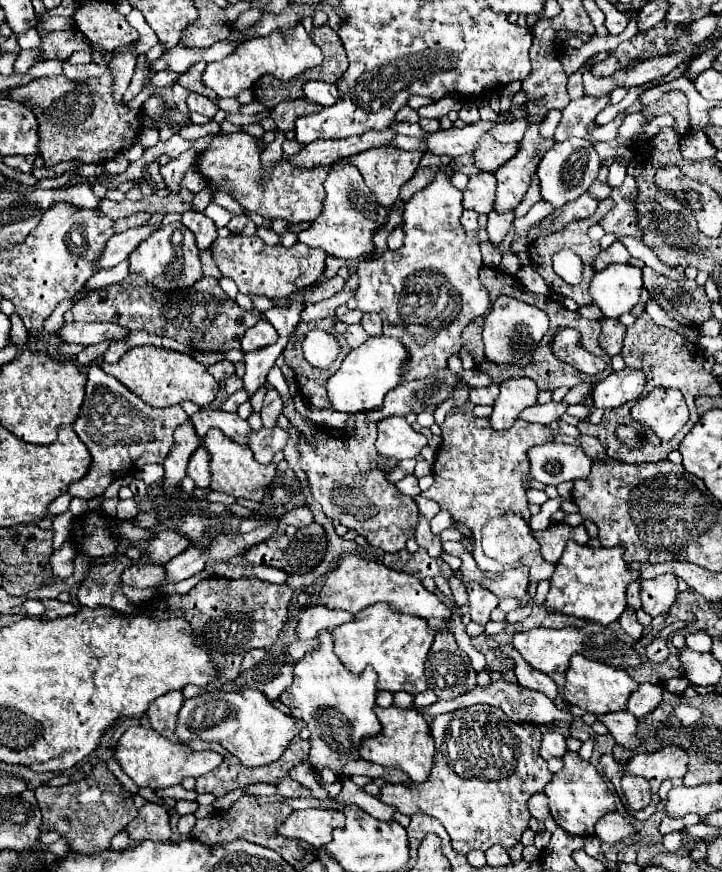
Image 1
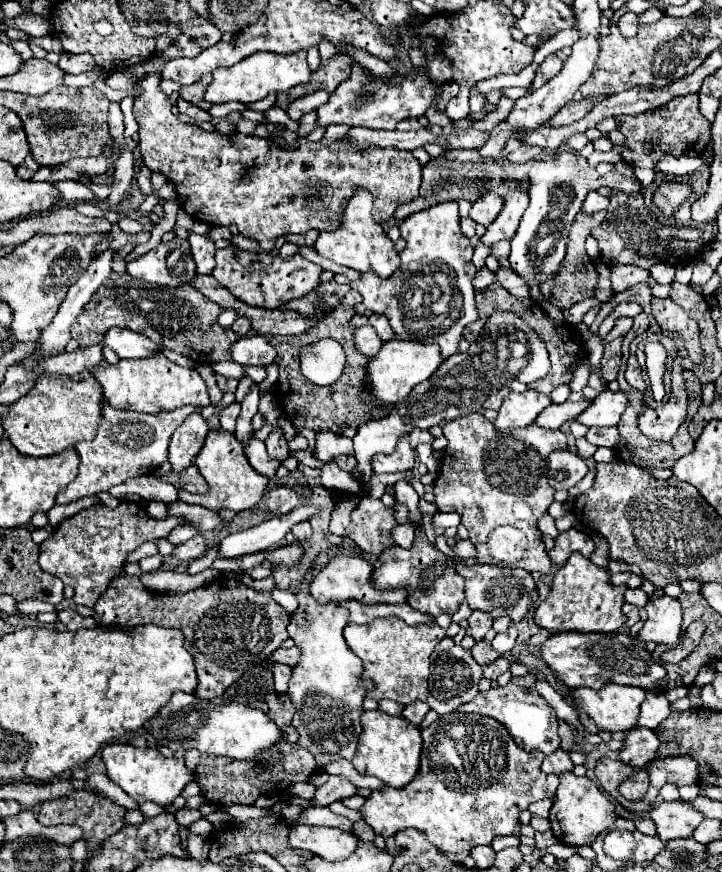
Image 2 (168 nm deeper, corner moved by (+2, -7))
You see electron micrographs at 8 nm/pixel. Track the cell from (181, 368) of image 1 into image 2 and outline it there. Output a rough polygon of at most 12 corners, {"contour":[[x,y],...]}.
{"contour":[[162,353],[92,375],[118,409],[210,405],[198,371]]}

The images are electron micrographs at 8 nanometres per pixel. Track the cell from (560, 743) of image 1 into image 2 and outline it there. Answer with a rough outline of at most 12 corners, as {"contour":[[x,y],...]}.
{"contour":[[562,749],[546,755],[544,773],[572,771],[574,763]]}

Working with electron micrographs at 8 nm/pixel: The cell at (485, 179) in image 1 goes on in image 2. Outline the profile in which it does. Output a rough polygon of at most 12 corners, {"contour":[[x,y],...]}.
{"contour":[[484,193],[472,203],[470,217],[488,227],[502,209],[500,195]]}

